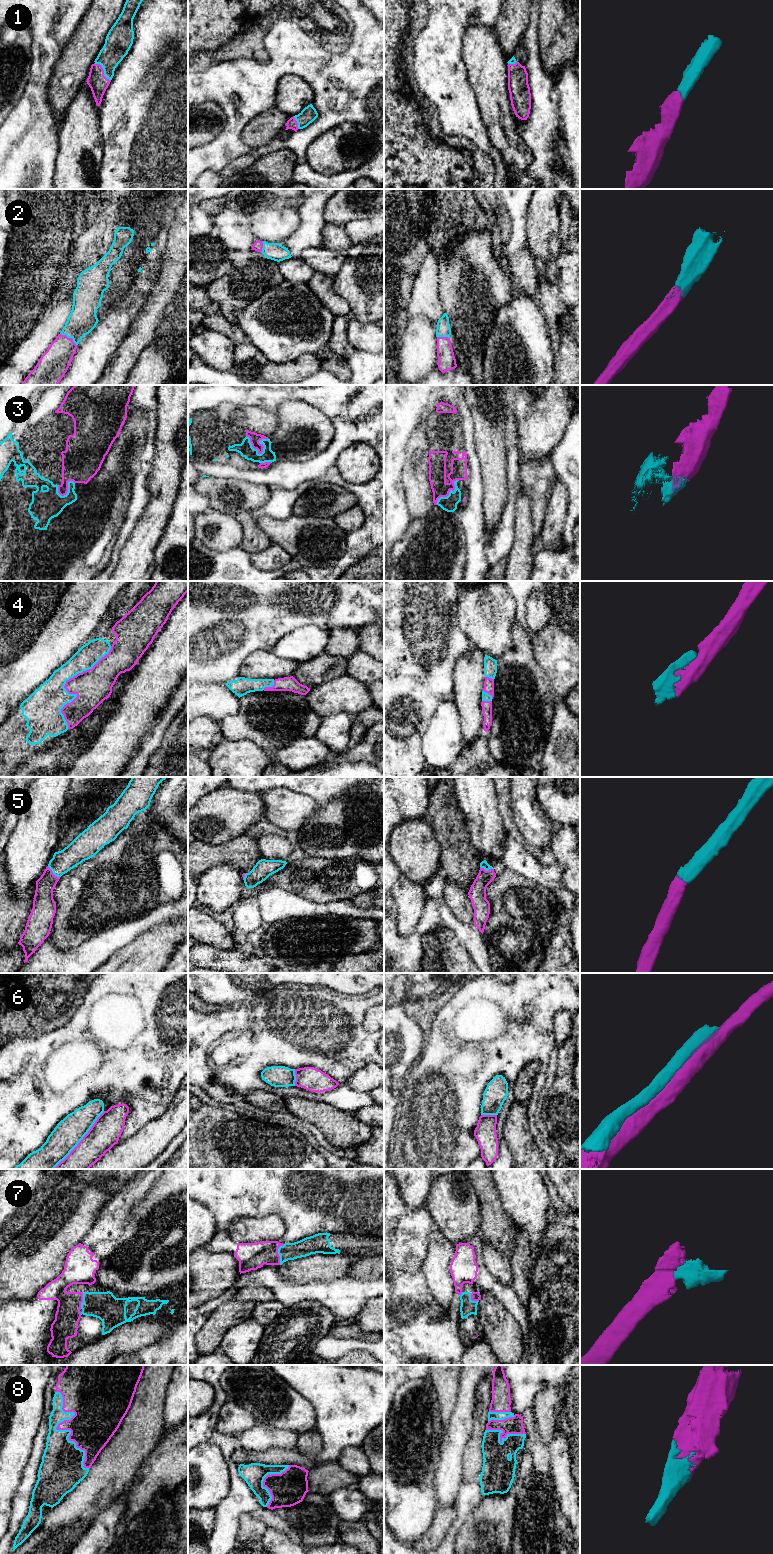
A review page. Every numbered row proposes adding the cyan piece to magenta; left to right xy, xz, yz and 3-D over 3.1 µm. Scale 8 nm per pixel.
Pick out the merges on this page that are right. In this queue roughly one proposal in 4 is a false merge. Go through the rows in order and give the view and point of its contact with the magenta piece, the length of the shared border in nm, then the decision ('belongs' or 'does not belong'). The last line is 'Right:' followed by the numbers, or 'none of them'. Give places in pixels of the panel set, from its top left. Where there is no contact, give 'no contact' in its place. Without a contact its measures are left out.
1: meets magenta in xy at (103, 70); contact 190 nm long; belongs
2: meets magenta in xy at (69, 338); contact 170 nm long; belongs
3: meets magenta in xz at (252, 445); contact 200 nm long; belongs
4: meets magenta in xy at (65, 684); contact 750 nm long; belongs
5: meets magenta in xy at (52, 873); contact 140 nm long; belongs
6: meets magenta in xy at (81, 1140); contact 600 nm long; does not belong
7: meets magenta in xz at (277, 1253); contact 170 nm long; belongs
8: meets magenta in xy at (60, 1429); contact 700 nm long; belongs
Right: 1, 2, 3, 4, 5, 7, 8

